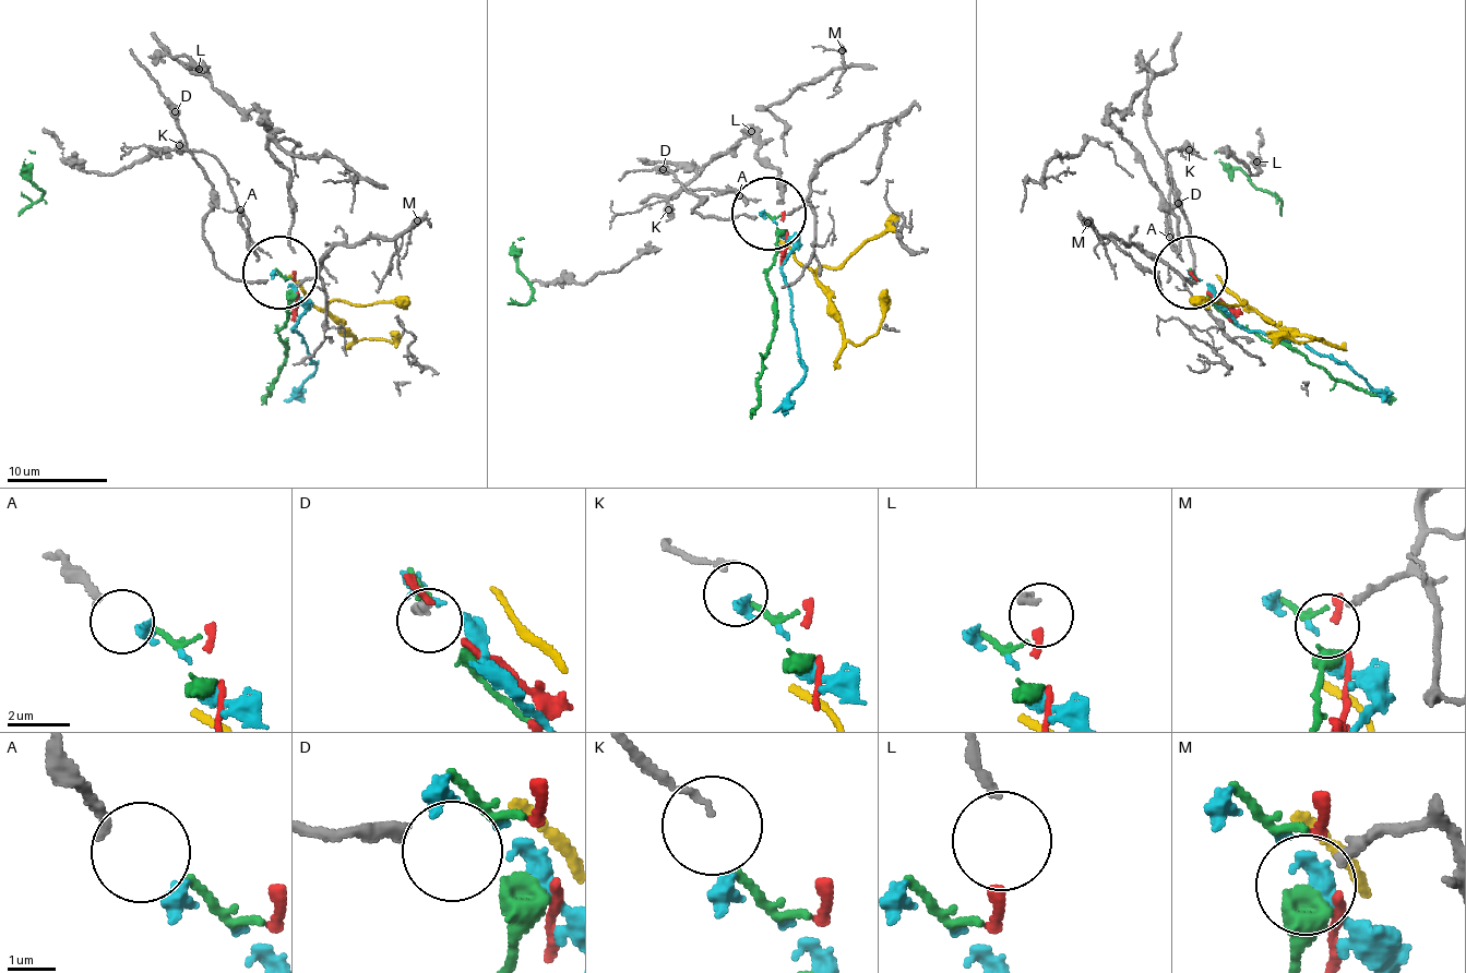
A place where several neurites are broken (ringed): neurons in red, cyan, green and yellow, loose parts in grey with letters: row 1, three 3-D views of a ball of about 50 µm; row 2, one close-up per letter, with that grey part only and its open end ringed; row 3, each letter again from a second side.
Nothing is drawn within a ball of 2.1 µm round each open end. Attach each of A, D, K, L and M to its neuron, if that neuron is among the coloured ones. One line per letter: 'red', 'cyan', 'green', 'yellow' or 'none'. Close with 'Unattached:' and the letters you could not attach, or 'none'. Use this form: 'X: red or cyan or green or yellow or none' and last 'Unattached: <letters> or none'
A: cyan
D: none
K: green
L: red
M: none
Unattached: D, M

